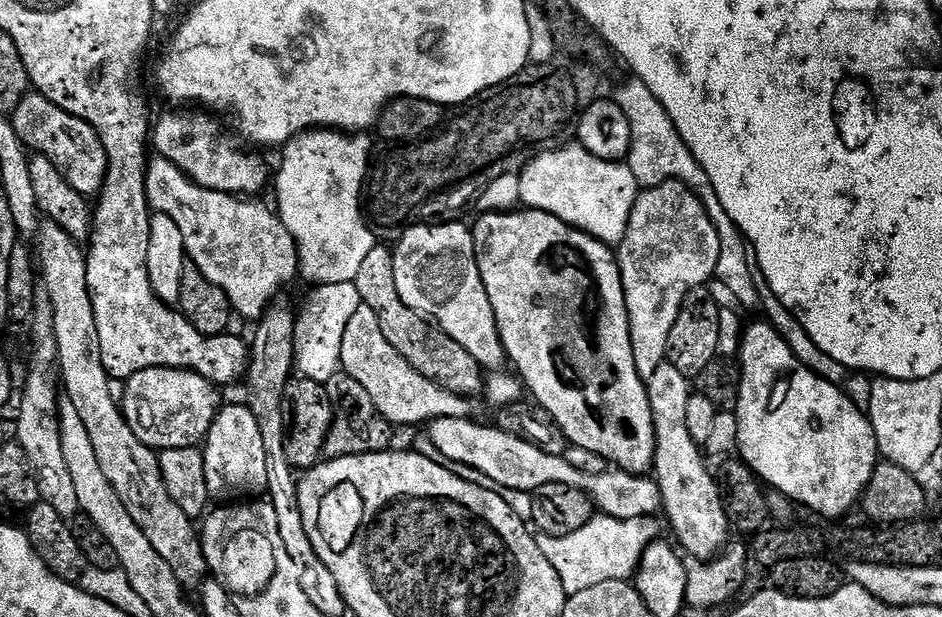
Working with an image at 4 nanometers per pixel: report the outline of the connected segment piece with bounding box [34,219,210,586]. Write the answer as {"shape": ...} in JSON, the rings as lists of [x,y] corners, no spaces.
{"shape":[[[49,219],[41,223],[39,240],[34,252],[38,257],[42,287],[48,291],[54,310],[54,338],[58,342],[56,363],[63,391],[64,388],[68,391],[65,392],[67,399],[74,402],[74,410],[78,410],[82,422],[86,422],[94,455],[102,465],[102,474],[106,474],[110,486],[114,486],[118,498],[122,498],[122,506],[130,510],[130,518],[142,526],[142,534],[150,538],[154,550],[162,554],[164,563],[174,570],[181,584],[199,585],[209,575],[210,569],[197,525],[195,528],[192,525],[195,524],[193,517],[182,514],[174,498],[170,498],[170,490],[166,490],[162,482],[159,455],[138,442],[117,397],[116,400],[112,397],[114,384],[104,368],[100,353],[98,322],[94,322],[94,306],[88,289],[88,257],[85,249],[66,230]]]}

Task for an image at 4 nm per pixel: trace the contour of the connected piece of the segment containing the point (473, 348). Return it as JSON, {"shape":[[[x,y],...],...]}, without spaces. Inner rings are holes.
{"shape":[[[425,222],[403,229],[404,237],[394,244],[392,253],[398,294],[410,310],[433,321],[437,328],[450,334],[458,346],[466,346],[481,369],[503,369],[504,347],[494,318],[494,306],[490,306],[486,286],[482,286],[472,228],[444,223],[448,222]]]}

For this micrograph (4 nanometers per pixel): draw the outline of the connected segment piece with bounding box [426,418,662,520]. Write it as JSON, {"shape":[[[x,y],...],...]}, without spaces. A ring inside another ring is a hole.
{"shape":[[[438,418],[427,425],[426,435],[448,462],[473,468],[481,477],[489,476],[497,489],[533,493],[547,484],[565,484],[586,493],[603,515],[619,520],[656,516],[661,511],[660,487],[647,475],[623,470],[609,470],[597,476],[582,474],[582,470],[574,470],[563,456],[551,456],[538,446],[506,434],[498,427],[487,428],[474,421],[472,418]]]}

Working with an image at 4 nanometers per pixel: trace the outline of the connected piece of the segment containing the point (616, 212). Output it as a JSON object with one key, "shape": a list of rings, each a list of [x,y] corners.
{"shape":[[[569,142],[555,152],[533,156],[519,173],[519,203],[529,209],[554,214],[571,228],[577,228],[609,246],[619,246],[626,234],[636,197],[642,189],[627,163],[603,160],[595,151],[587,152],[580,142]]]}

